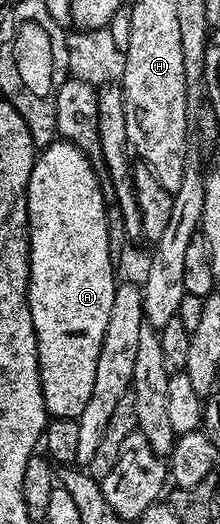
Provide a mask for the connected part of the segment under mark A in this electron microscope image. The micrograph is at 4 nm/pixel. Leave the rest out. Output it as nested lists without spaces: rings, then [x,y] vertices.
[[[55,141],[41,148],[26,190],[30,241],[28,301],[38,342],[38,372],[44,405],[55,419],[78,420],[84,413],[84,405],[88,405],[88,397],[92,397],[92,385],[96,385],[96,361],[100,357],[104,329],[108,329],[116,286],[116,265],[110,260],[108,245],[107,202],[88,157],[84,157],[76,145]]]

